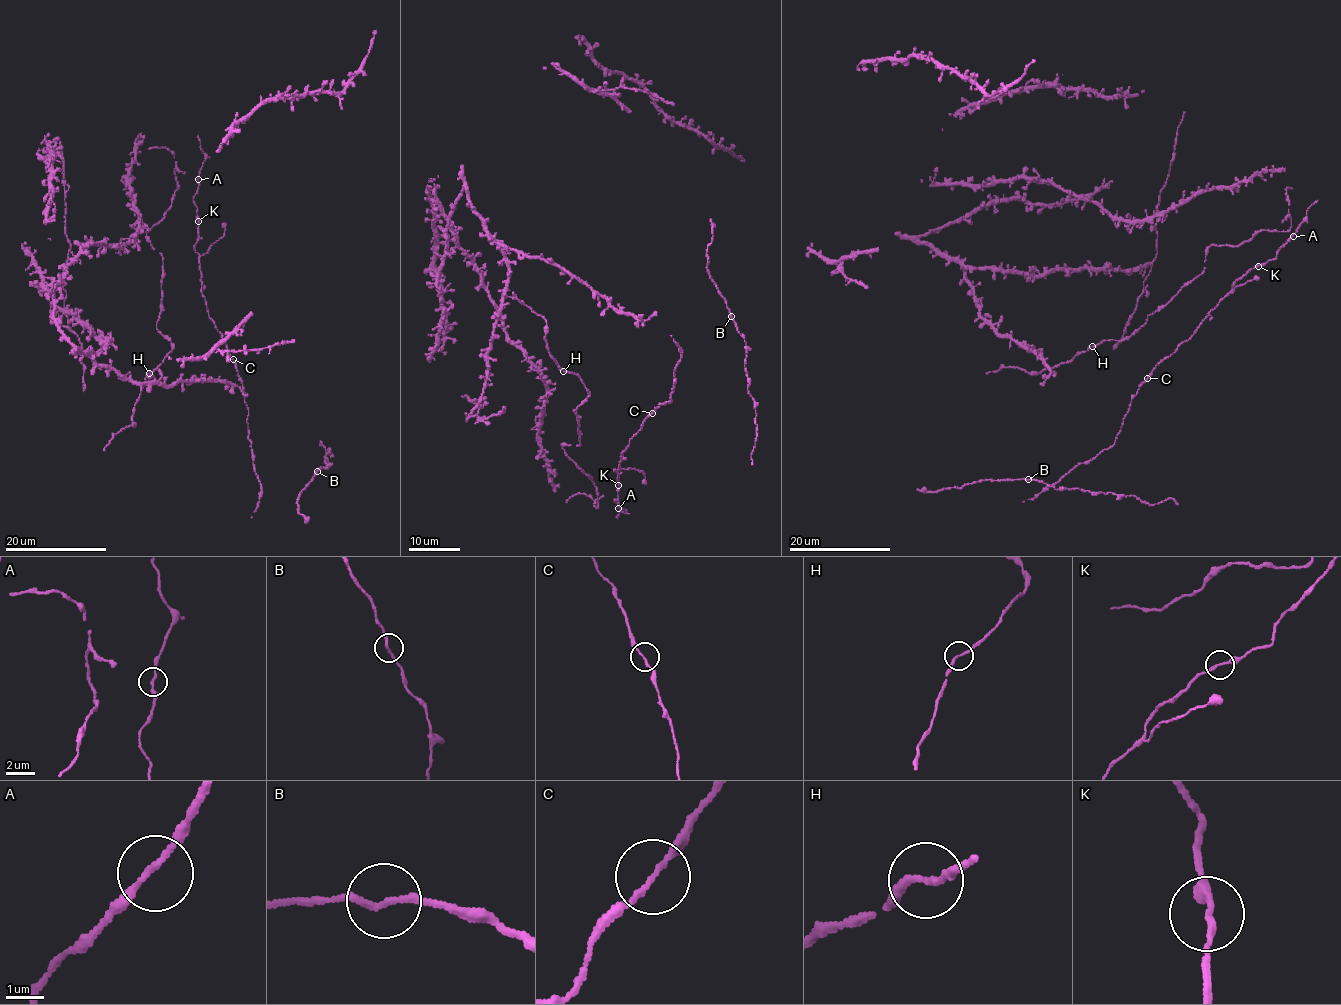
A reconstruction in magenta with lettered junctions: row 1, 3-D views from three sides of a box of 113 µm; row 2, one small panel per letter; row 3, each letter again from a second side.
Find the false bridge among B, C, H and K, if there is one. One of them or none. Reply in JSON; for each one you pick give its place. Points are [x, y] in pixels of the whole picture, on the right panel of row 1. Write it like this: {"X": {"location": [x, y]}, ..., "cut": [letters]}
{"cut": []}

